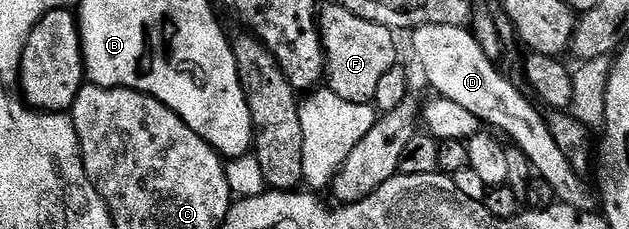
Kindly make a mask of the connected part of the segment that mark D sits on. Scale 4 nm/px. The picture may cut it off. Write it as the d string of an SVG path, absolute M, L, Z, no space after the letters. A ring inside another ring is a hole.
M424 25L423 27L413 28L412 35L414 35L414 55L418 58L418 63L422 66L422 71L426 74L427 81L438 90L435 92L441 98L448 101L456 101L456 105L461 105L464 109L468 109L468 113L476 113L476 117L483 124L488 123L490 126L495 127L495 129L492 128L495 132L503 131L503 133L498 133L505 136L507 140L510 138L514 142L511 144L526 155L526 160L530 163L531 168L537 172L541 179L548 181L548 185L552 185L559 204L575 207L581 211L597 212L599 210L600 203L596 198L595 192L593 190L590 192L586 188L586 183L582 180L585 178L571 165L568 157L564 157L564 153L560 151L560 145L556 145L556 141L550 132L547 116L545 114L542 116L537 111L539 108L529 98L526 100L498 72L499 64L495 60L488 58L484 53L484 49L480 49L473 30L466 27L457 27L456 25Z

